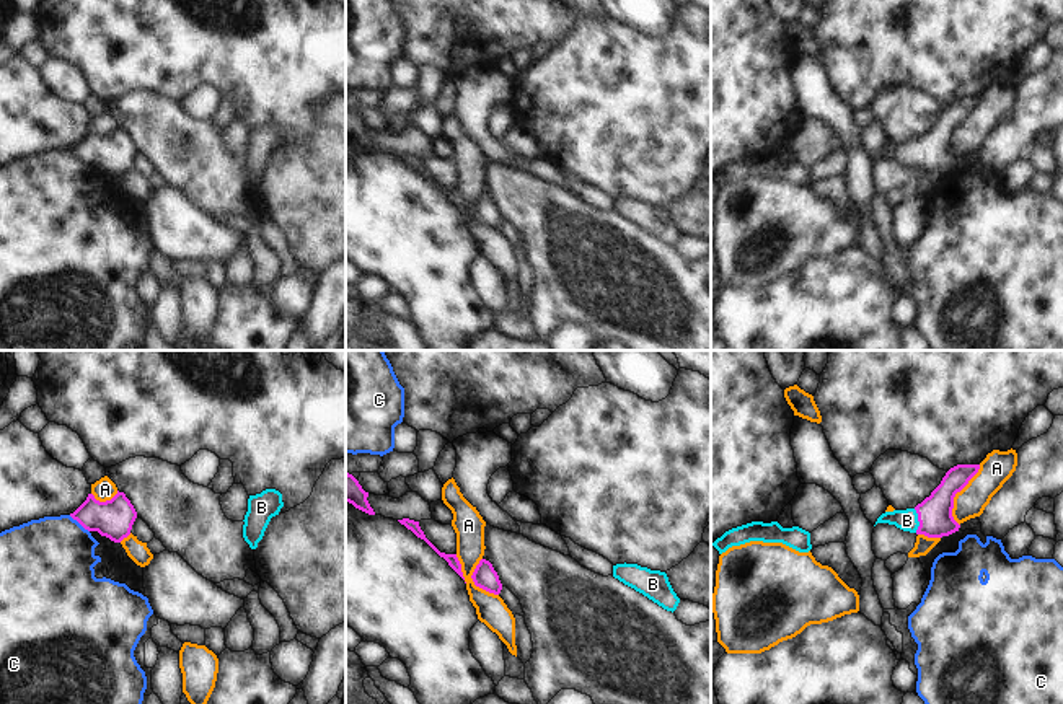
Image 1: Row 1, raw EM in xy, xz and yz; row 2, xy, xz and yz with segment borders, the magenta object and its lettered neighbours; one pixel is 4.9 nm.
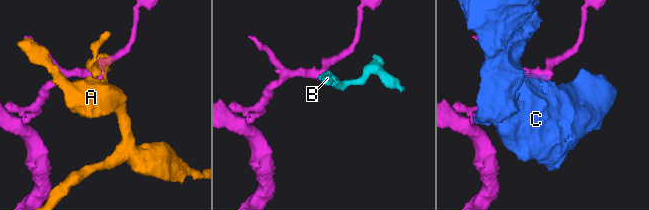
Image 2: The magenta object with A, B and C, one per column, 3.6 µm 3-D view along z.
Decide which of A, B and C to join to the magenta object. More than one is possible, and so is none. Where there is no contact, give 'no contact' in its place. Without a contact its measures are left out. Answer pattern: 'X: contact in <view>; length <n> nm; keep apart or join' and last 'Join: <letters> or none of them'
A: contact in yz; length 320 nm; keep apart
B: contact in yz; length 120 nm; join
C: contact in xy; length 130 nm; keep apart
Join: B

